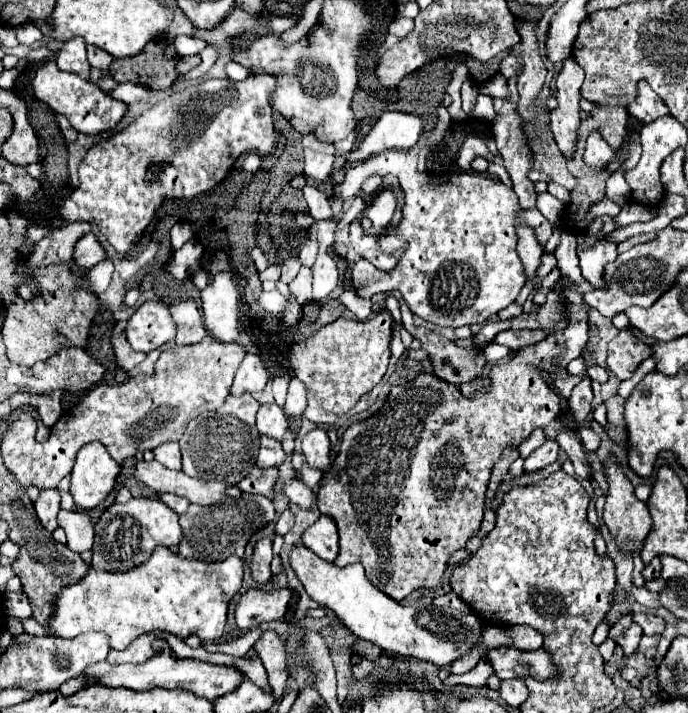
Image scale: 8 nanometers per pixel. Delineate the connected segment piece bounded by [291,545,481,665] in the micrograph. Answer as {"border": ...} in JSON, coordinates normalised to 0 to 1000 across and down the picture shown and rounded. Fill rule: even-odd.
{"border":[[[429,764],[423,773],[423,795],[455,843],[484,857],[490,868],[496,868],[499,877],[504,877],[519,893],[539,899],[565,916],[618,924],[632,933],[653,933],[661,921],[670,921],[699,888],[699,874],[690,871],[688,860],[667,860],[653,851],[615,846],[577,846],[531,809],[522,790],[490,795],[487,790],[461,781],[446,767]]]}

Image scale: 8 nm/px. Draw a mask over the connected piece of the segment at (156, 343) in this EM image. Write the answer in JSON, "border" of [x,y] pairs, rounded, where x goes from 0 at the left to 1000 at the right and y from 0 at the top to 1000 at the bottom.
{"border":[[[211,422],[182,461],[185,478],[196,492],[217,495],[254,475],[254,453],[249,450],[246,431],[237,422]]]}

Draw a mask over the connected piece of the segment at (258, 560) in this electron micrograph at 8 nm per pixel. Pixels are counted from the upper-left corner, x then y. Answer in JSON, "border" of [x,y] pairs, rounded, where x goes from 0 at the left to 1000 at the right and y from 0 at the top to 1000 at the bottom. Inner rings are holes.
{"border":[[[394,756],[374,759],[368,781],[365,781],[365,804],[368,804],[368,812],[376,815],[376,818],[391,815],[391,809],[394,809],[394,798],[391,798],[394,781],[397,781],[394,764],[397,764]]]}

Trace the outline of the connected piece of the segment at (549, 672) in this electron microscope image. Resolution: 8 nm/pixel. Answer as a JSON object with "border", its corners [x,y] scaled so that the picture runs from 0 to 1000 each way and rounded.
{"border":[[[725,907],[708,919],[725,952],[775,947],[778,952],[807,950],[810,941],[798,924],[798,916],[783,907],[781,913],[754,913],[746,907]]]}

